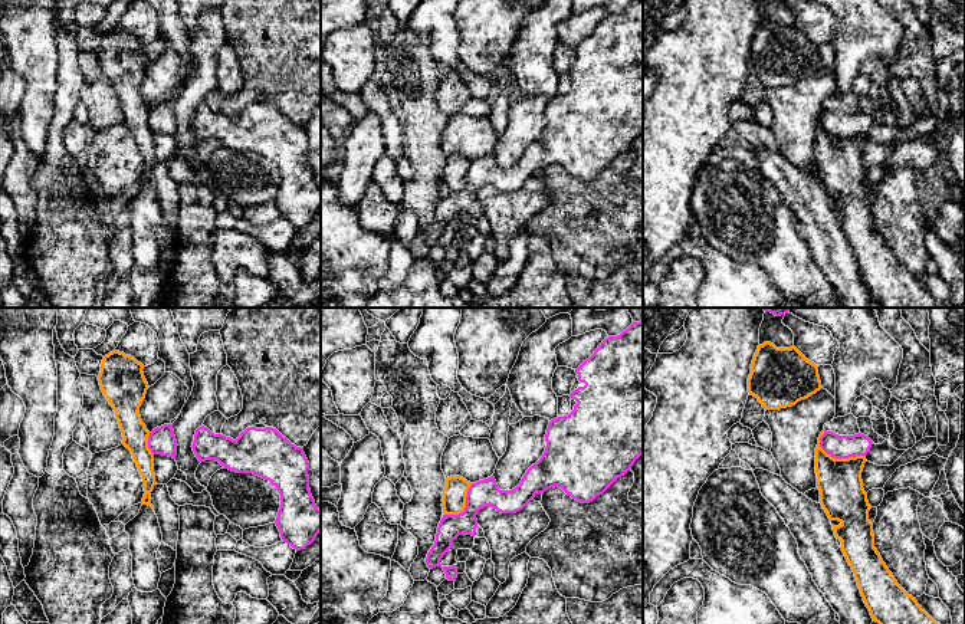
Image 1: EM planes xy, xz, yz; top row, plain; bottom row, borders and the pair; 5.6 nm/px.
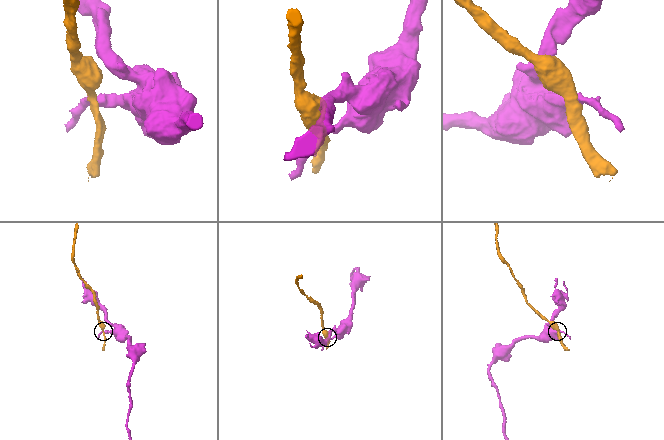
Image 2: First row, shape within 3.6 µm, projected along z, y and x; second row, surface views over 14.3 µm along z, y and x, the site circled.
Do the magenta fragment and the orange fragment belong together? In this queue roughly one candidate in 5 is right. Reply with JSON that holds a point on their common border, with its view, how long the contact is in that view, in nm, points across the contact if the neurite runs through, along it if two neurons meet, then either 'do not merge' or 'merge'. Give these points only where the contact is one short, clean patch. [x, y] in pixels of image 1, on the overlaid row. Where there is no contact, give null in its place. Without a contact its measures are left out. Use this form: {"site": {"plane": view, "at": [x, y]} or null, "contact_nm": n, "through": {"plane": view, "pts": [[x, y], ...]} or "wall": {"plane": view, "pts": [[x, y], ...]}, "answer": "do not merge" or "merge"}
{"site": {"plane": "yz", "at": [837, 457]}, "contact_nm": 280, "wall": {"plane": "yz", "pts": [[819, 437], [819, 444], [834, 457], [863, 456]]}, "answer": "do not merge"}

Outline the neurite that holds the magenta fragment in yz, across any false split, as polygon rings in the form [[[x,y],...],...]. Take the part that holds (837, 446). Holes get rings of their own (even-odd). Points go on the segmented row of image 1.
[[[824,430],[824,434],[820,437],[820,447],[834,459],[866,456],[872,444],[873,441],[861,433],[854,436],[838,436]]]

